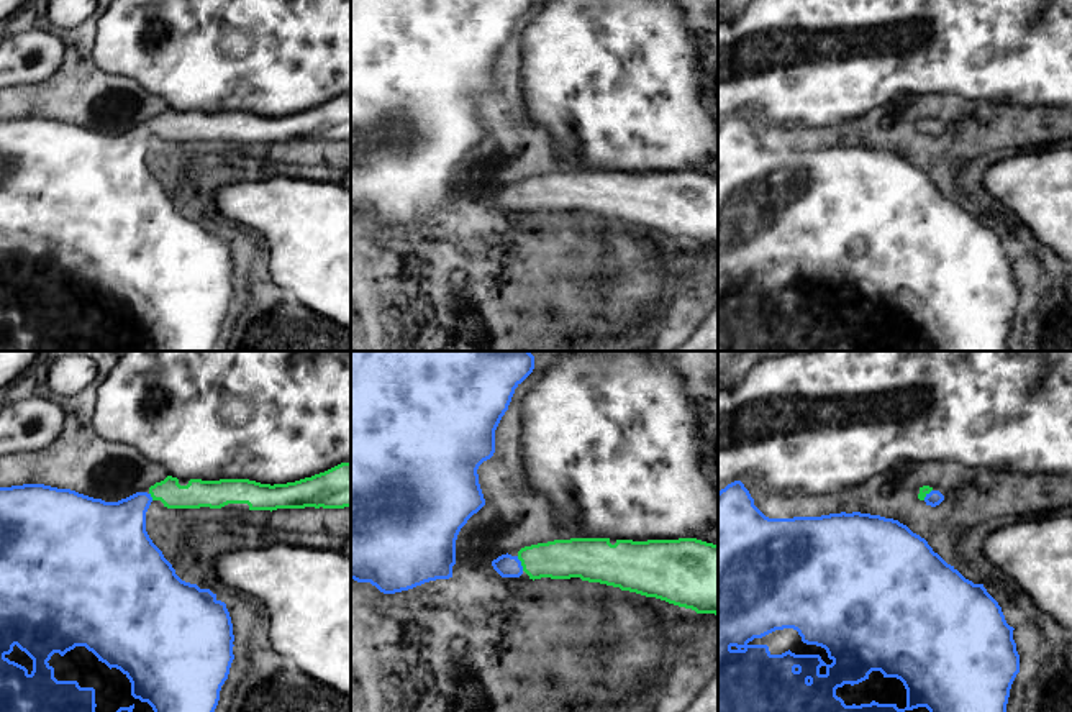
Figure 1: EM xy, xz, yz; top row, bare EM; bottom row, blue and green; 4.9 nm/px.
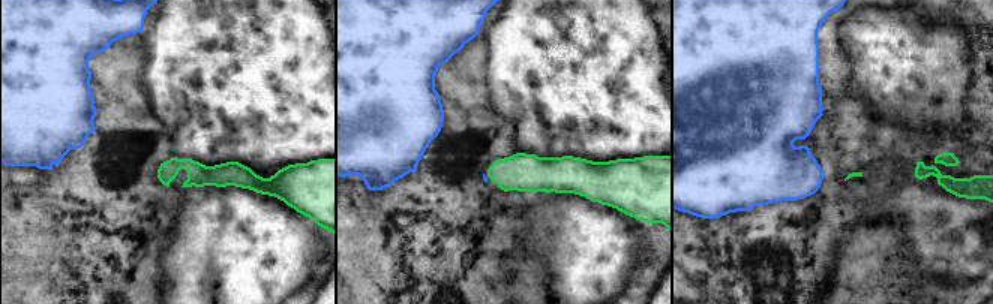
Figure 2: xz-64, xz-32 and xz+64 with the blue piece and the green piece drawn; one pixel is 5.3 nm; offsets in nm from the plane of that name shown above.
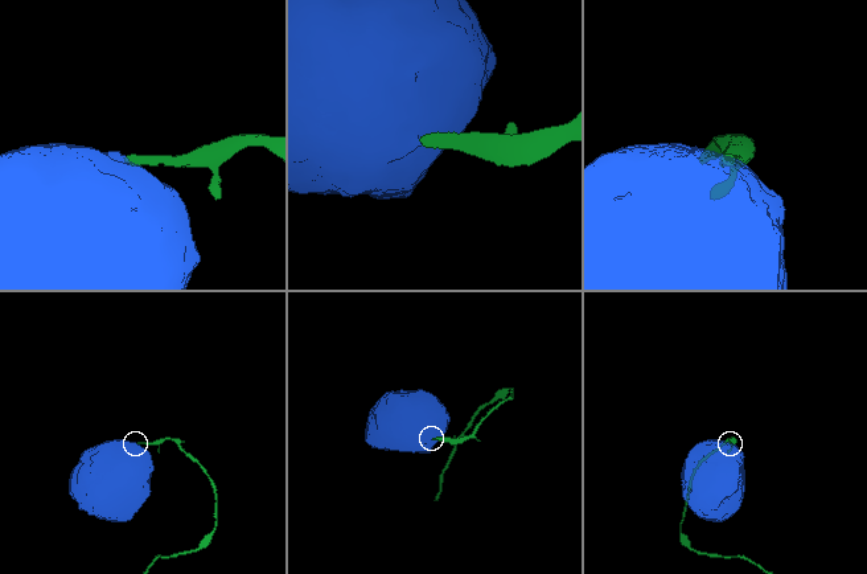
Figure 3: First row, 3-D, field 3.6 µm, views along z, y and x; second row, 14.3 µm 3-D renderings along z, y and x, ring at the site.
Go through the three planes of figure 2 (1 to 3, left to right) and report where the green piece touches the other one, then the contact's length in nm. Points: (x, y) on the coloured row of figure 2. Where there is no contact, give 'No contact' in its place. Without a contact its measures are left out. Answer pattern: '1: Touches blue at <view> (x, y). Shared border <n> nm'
1: No contact
2: No contact
3: No contact

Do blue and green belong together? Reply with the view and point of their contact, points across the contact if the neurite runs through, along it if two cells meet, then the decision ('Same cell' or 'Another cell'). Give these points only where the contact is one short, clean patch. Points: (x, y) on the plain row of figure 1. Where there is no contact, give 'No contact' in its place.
Touches blue at xz (520, 196). Path across: xz (507, 199), (520, 196), (561, 191). Same cell

